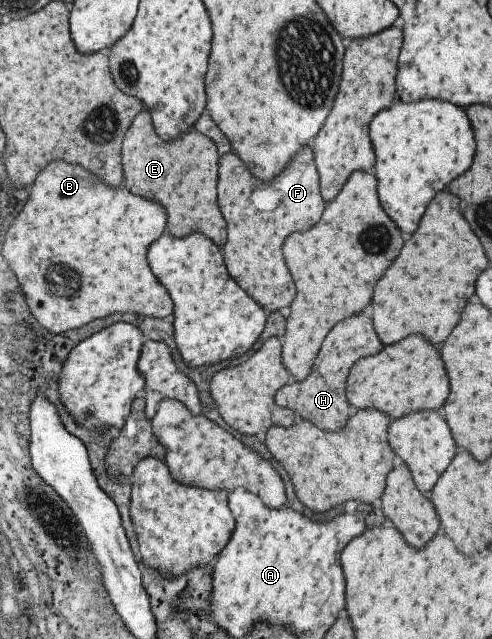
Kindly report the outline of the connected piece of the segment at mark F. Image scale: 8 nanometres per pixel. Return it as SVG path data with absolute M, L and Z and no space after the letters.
M305 147L293 157L289 169L279 173L279 179L275 176L265 185L247 177L249 171L233 153L219 157L218 171L217 205L227 221L227 243L223 245L223 265L227 273L263 309L277 311L287 307L295 297L295 287L281 257L281 243L293 231L311 229L325 209L311 151Z

